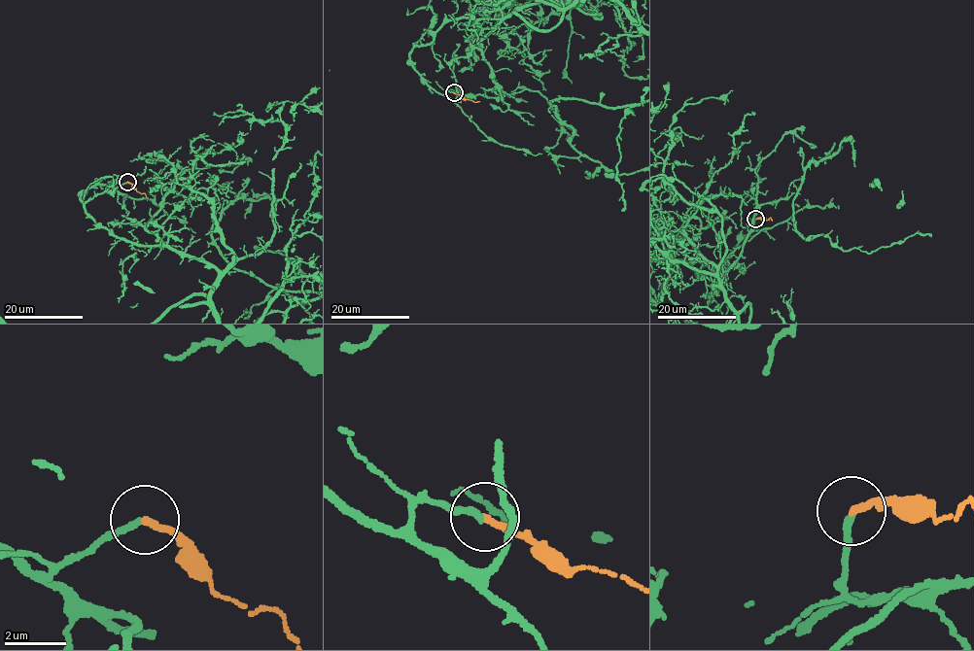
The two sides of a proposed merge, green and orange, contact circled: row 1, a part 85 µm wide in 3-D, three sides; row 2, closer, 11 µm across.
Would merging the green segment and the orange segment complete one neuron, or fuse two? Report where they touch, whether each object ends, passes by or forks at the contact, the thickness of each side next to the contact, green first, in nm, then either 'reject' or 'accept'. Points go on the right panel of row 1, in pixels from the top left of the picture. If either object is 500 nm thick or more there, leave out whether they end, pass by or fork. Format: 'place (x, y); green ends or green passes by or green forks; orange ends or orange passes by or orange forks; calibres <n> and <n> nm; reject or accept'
place (755, 219); green ends; orange ends; calibres 220 and 220 nm; accept

